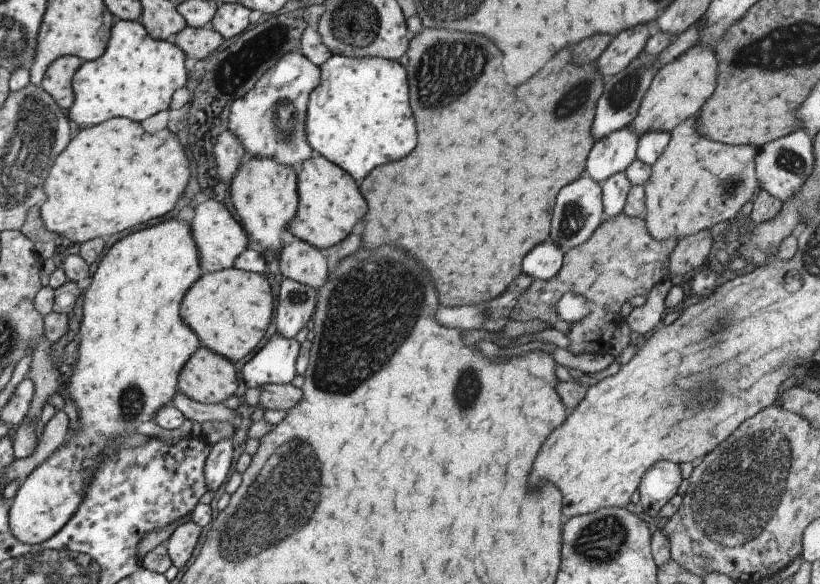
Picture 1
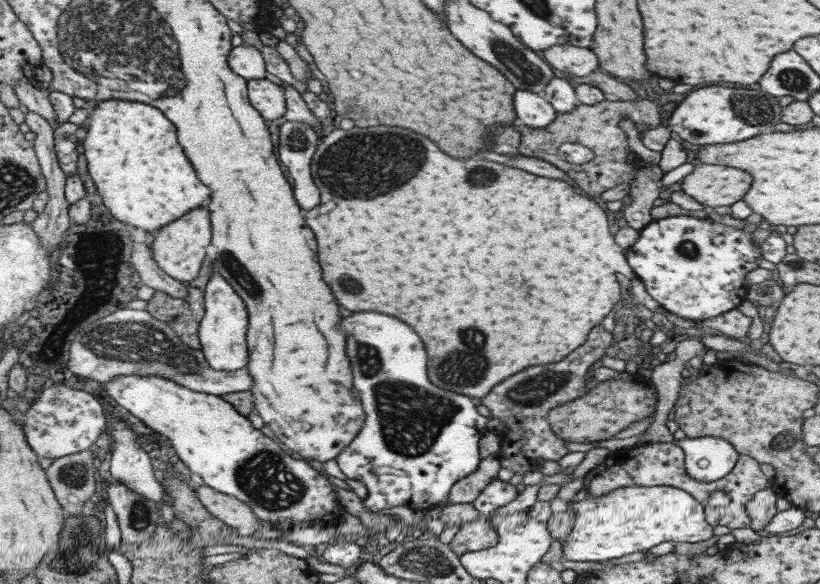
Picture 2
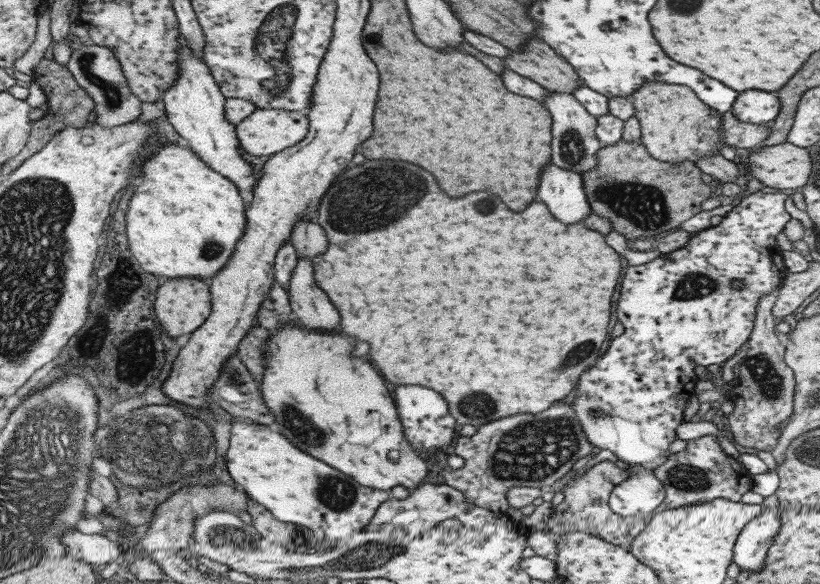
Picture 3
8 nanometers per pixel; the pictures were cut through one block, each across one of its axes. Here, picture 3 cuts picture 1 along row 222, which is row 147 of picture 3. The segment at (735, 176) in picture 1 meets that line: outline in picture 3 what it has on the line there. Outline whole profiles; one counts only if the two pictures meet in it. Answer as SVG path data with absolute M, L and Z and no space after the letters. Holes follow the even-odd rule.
M645 81L630 94L629 99L640 127L639 142L653 158L661 162L694 163L699 157L719 155L717 147L725 145L719 141L716 132L721 115L703 104L687 86Z

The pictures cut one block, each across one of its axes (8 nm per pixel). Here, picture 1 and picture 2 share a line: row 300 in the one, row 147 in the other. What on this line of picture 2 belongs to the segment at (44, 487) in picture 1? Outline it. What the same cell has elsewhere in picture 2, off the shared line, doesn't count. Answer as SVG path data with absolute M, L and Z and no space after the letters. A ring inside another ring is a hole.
M121 99L97 101L87 115L89 122L80 135L86 167L116 221L153 234L188 210L205 205L210 190L195 178L191 163L175 142L173 124L154 106Z

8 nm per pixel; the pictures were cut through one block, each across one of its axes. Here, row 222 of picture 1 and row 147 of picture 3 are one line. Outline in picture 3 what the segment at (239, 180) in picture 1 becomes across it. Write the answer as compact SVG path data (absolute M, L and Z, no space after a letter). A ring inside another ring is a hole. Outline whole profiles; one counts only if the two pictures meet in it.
M257 108L249 116L234 126L234 131L238 140L238 145L253 156L274 155L280 150L289 148L297 144L305 135L308 129L305 112Z

